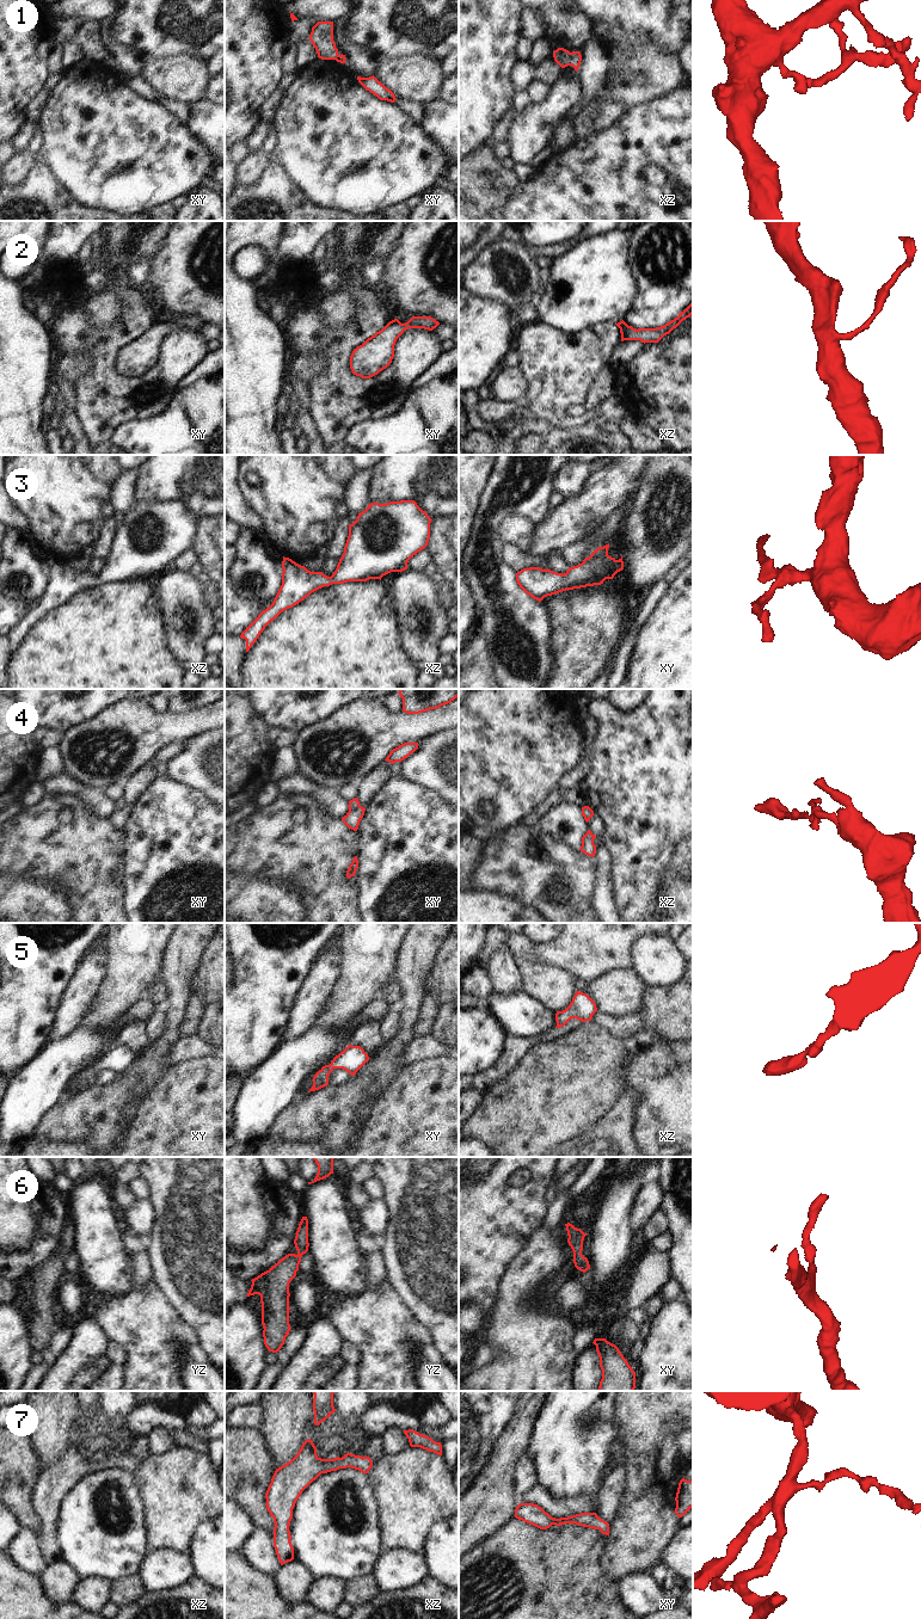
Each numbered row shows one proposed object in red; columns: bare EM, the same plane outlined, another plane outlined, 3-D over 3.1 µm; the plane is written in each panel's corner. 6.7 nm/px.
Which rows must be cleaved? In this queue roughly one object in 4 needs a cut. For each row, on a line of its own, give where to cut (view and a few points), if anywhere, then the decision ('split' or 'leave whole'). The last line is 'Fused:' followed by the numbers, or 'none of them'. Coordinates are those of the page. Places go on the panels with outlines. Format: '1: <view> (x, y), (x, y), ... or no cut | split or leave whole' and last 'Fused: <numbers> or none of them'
1: no cut | leave whole
2: no cut | leave whole
3: no cut | leave whole
4: xy (360, 806), (349, 812) | split
5: no cut | leave whole
6: no cut | leave whole
7: no cut | leave whole
Fused: 4

